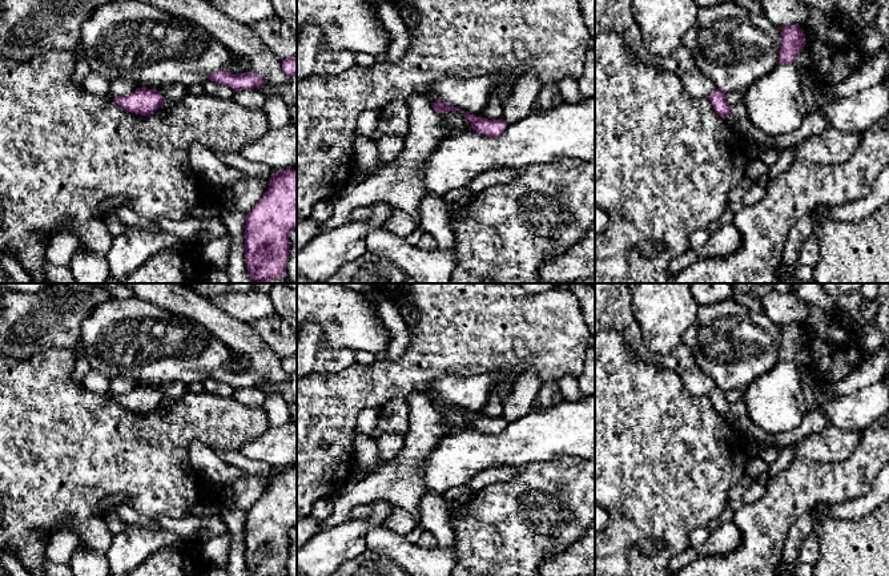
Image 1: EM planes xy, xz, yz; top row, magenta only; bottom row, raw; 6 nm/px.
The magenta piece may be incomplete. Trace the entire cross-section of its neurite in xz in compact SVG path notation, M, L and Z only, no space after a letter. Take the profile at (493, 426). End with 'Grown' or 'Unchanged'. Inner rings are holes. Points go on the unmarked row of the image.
M431 400L431 404L434 406L435 410L438 410L439 412L450 410L450 408L458 408L460 411L463 411L466 414L466 416L471 420L471 426L484 434L488 435L498 435L500 434L507 422L503 416L499 418L488 418L488 416L483 416L483 415L476 415L475 412L470 412L459 406L455 406L452 403L448 403L446 400Z. Unchanged

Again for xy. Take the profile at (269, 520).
M297 467L274 471L265 494L246 512L245 563L252 576L285 576L289 532L297 527Z. Unchanged

